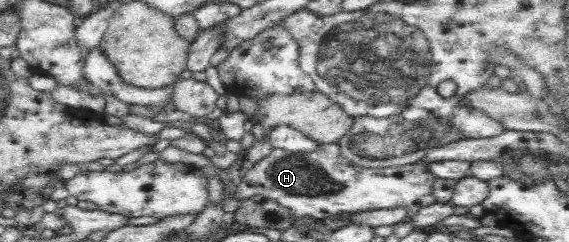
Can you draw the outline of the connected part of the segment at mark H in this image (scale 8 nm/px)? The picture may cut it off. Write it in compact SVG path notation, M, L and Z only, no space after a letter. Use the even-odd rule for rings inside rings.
M319 144L309 152L287 152L275 148L243 176L233 196L238 202L255 196L269 198L291 211L297 223L301 223L304 217L324 220L343 211L357 213L399 205L407 208L412 216L433 204L431 187L436 177L430 172L429 165L431 162L421 161L403 167L367 169L343 157L338 144Z

